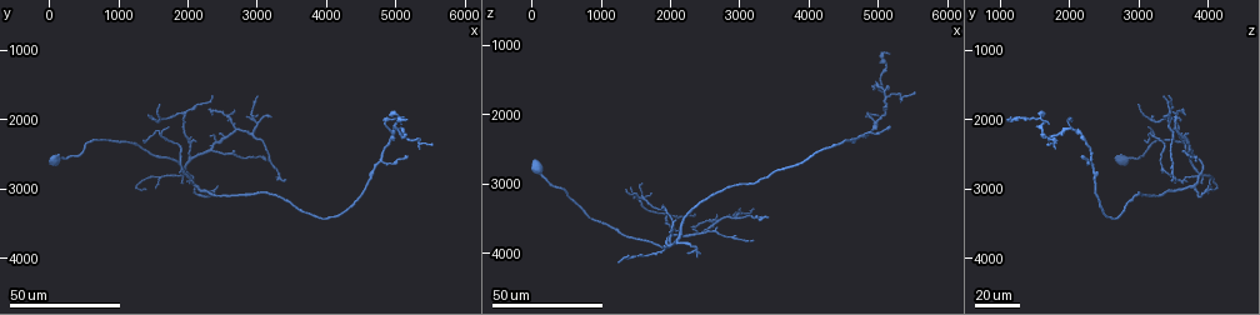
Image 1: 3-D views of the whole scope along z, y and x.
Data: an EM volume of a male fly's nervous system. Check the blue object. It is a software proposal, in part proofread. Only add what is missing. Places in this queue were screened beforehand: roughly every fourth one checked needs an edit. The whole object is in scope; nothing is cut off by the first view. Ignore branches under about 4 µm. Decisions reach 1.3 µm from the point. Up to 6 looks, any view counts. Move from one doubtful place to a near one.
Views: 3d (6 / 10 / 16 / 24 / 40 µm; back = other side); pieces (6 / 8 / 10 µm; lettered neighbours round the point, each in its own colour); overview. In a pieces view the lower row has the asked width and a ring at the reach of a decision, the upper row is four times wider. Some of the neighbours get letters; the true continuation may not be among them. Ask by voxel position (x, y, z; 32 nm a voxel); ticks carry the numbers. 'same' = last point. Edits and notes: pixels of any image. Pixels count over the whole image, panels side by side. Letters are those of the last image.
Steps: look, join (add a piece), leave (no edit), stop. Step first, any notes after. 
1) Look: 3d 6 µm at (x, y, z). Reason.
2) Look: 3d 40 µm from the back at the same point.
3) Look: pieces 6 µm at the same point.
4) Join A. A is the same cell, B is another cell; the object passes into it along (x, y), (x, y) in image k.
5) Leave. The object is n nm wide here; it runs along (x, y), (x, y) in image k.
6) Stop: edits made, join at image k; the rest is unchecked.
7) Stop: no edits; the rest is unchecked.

Look: 3d 24 µm at (5150, 2550, 2200). Branch stops here.

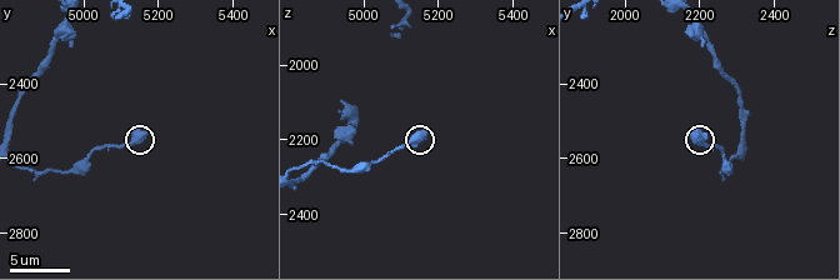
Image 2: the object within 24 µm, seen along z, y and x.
Look: pieces 6 µm at (5160, 2540, 2180).

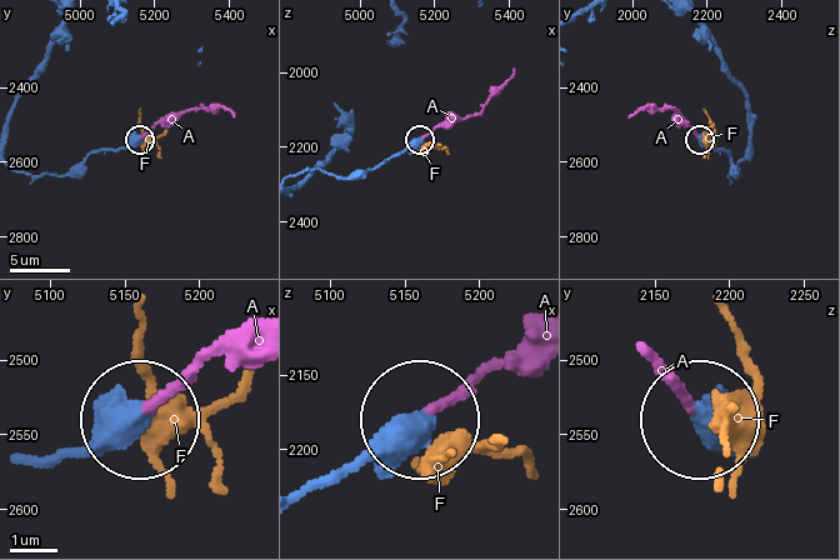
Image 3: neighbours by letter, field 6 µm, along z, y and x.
Join A. The object is 520 nm wide here; A is the same cell, F is another cell; the neuron continues.

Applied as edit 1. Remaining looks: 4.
Look: 3d 24 µm at (5150, 2200, 1900). Free end.

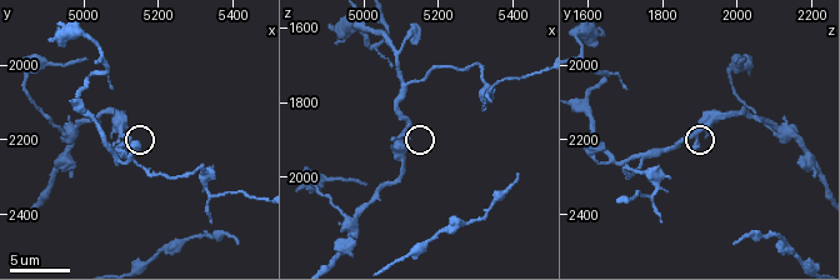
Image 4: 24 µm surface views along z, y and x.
Look: pieces 8 µm at (5110, 2220, 1890).

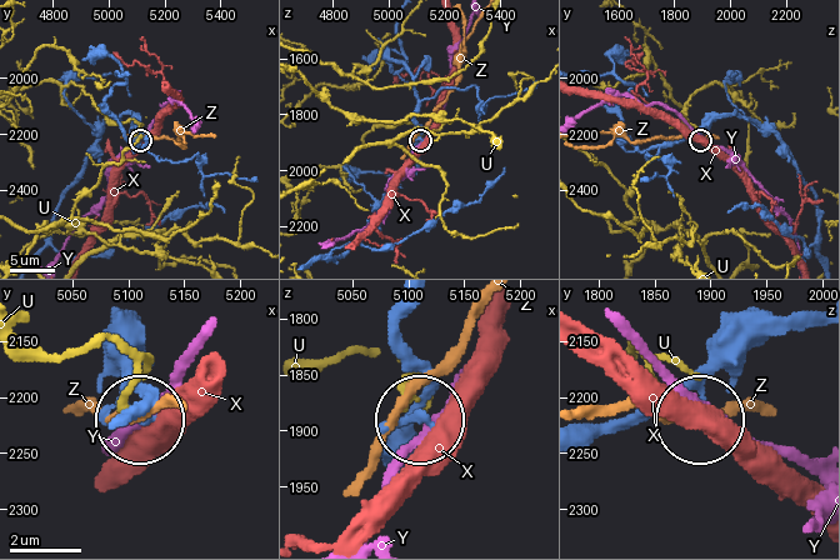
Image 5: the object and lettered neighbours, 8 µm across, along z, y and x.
Leave. The object is 210 nm wide here; U, X, Y and Z are other cells; none of them fits.

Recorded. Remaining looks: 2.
Look: pieces 10 µm at (5140, 2210, 1610). An open end.

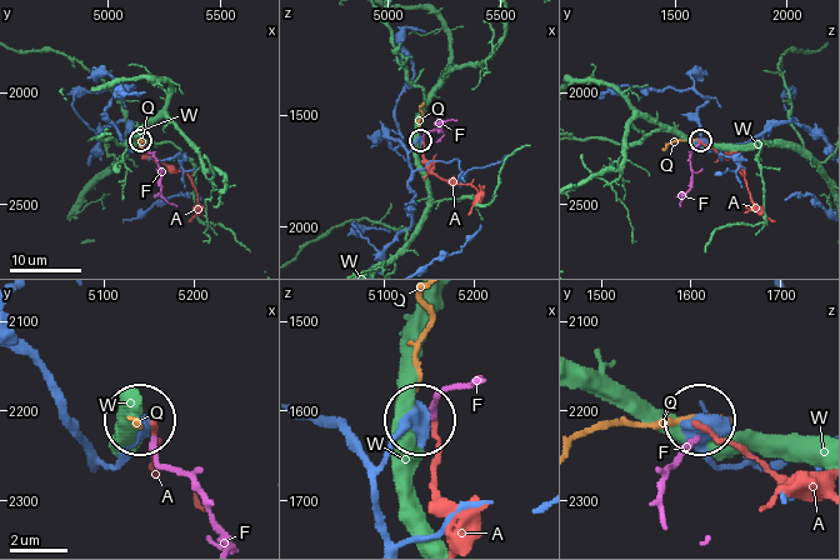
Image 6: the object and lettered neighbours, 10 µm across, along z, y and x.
Leave. A, F, Q and W are other cells; none of them fits.

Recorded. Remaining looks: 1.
Stop: edits made, join at image 3; the rest is unchecked.

